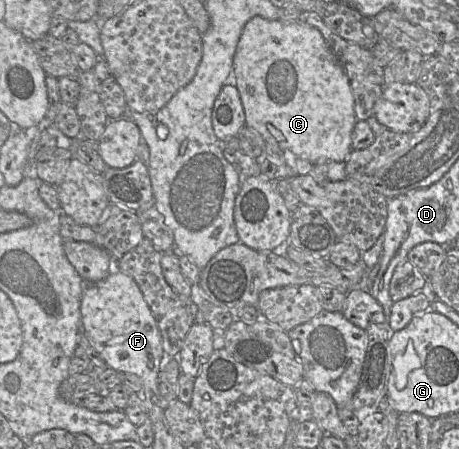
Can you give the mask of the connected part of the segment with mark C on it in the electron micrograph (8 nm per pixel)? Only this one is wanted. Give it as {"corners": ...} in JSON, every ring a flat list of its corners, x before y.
{"corners":[[260,16,244,26,238,41,233,72,246,117,246,126,255,129,263,140,281,150,290,150,313,165,345,162,350,155,351,135,358,121,349,79,321,32,300,21,282,22]]}

